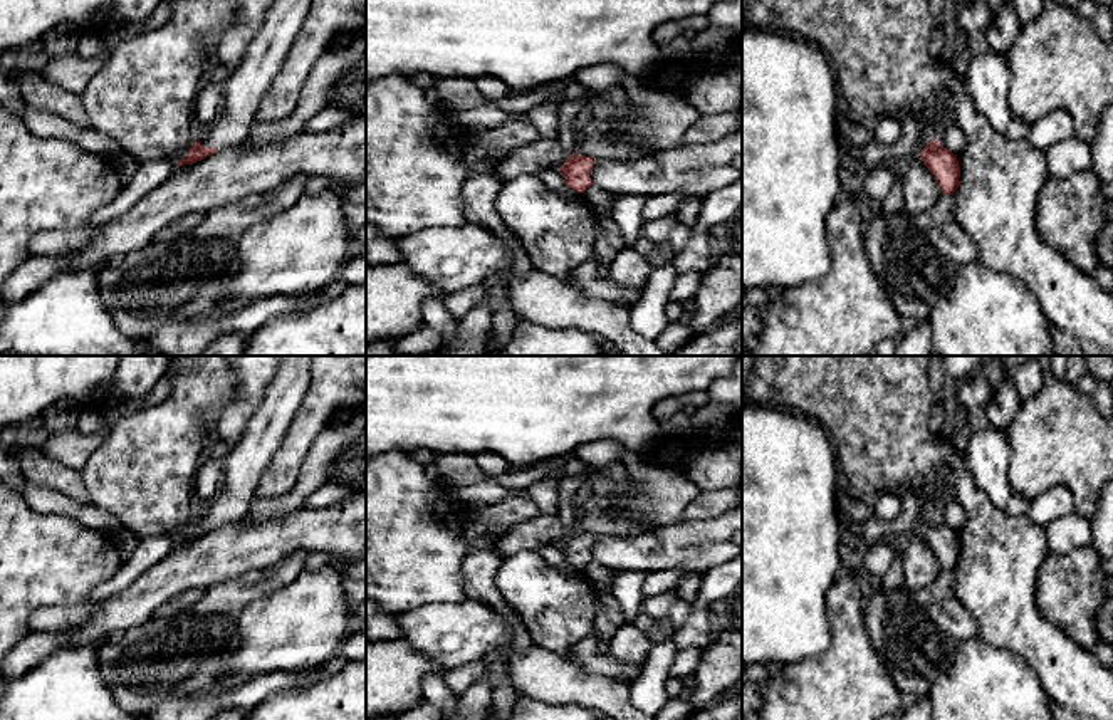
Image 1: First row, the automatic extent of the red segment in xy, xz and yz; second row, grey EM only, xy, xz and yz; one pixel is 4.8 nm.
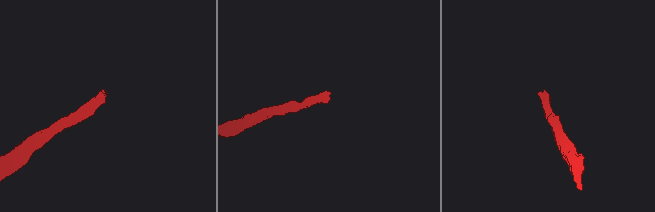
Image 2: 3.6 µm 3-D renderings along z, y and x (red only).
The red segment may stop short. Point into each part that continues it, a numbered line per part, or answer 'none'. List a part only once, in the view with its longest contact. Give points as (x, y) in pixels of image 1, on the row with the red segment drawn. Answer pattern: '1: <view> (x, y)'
1: xy (244, 89)

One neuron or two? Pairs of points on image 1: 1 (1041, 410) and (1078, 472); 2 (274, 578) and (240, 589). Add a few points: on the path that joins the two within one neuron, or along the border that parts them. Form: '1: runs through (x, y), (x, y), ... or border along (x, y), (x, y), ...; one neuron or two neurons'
1: runs through (1056, 425), (1058, 433), (1078, 457); one neuron
2: runs through (266, 581), (249, 588); one neuron

